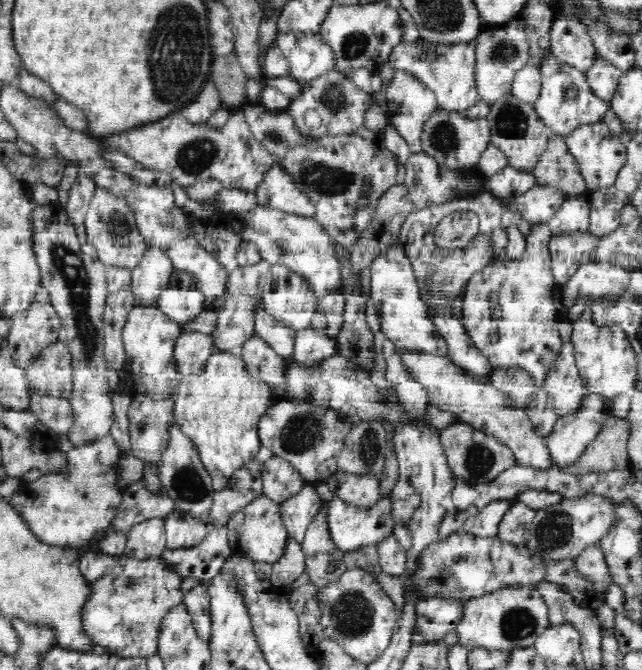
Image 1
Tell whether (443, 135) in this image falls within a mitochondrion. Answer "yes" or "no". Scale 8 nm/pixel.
yes

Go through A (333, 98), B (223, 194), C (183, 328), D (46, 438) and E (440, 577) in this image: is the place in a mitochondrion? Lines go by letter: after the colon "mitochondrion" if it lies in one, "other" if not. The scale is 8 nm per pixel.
A: mitochondrion
B: other
C: other
D: other
E: mitochondrion

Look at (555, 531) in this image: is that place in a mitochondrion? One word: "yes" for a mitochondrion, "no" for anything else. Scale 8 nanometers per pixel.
yes

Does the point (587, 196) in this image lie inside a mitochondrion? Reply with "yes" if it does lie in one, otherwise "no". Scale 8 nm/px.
no

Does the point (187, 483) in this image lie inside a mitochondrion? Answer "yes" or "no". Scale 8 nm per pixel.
yes

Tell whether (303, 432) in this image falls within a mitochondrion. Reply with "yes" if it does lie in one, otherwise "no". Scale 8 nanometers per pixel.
yes

